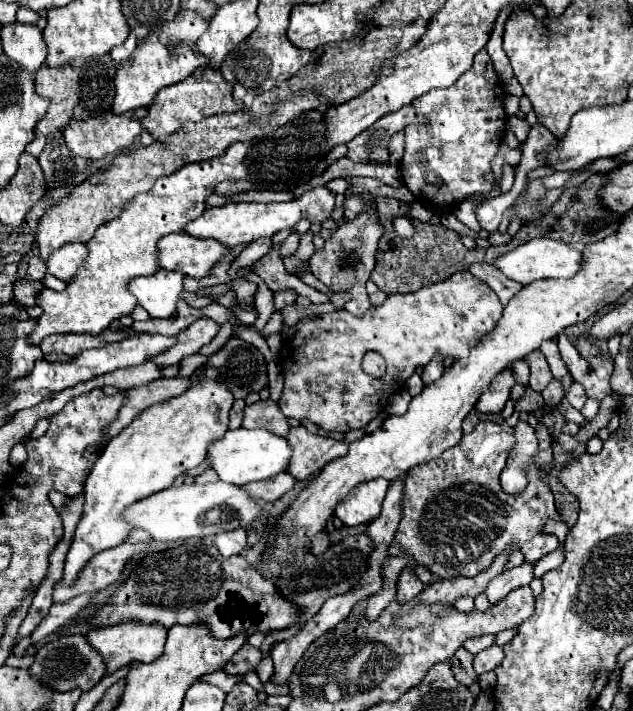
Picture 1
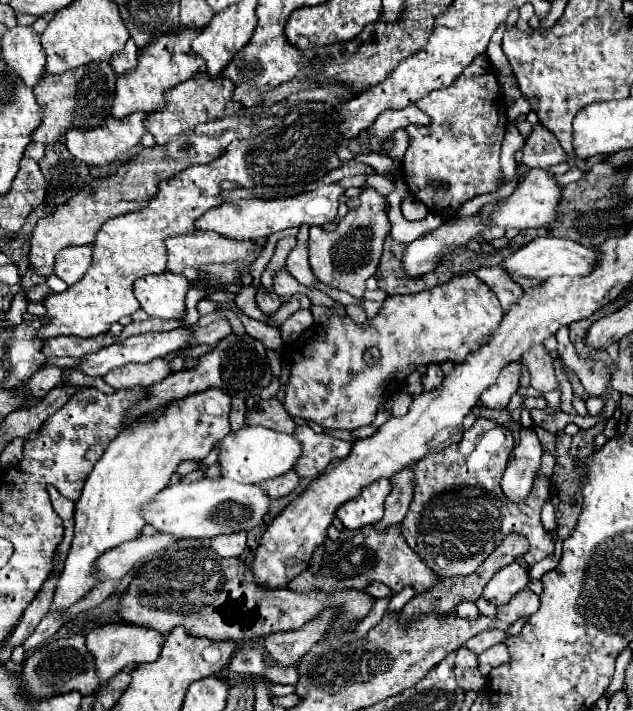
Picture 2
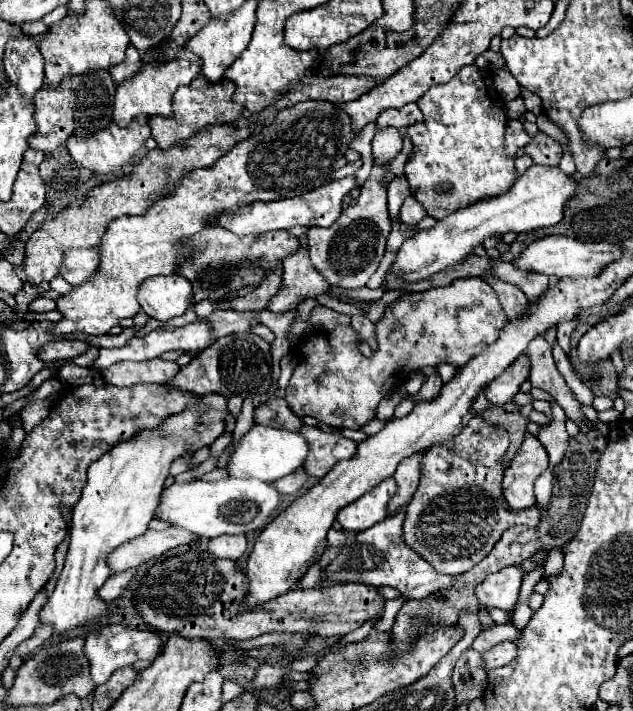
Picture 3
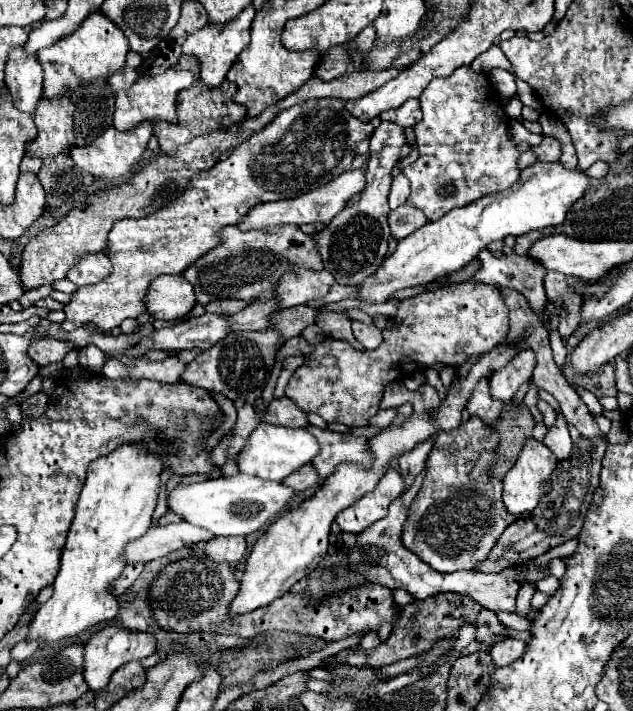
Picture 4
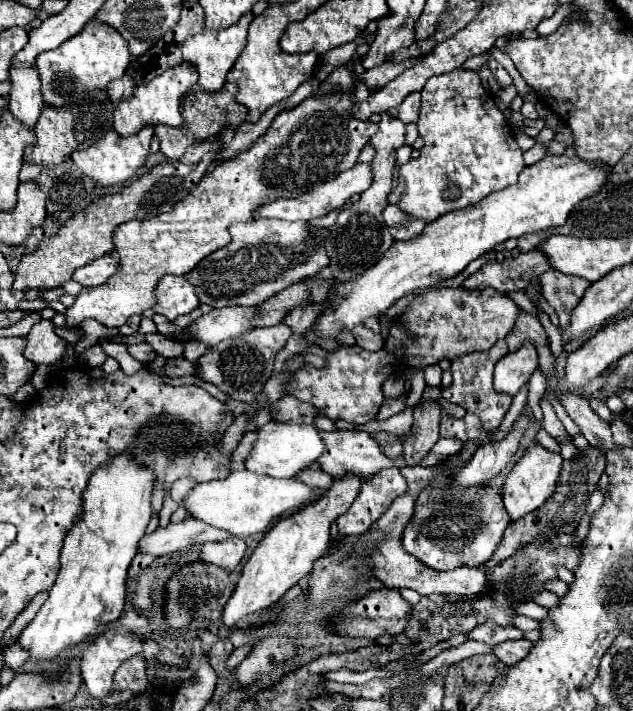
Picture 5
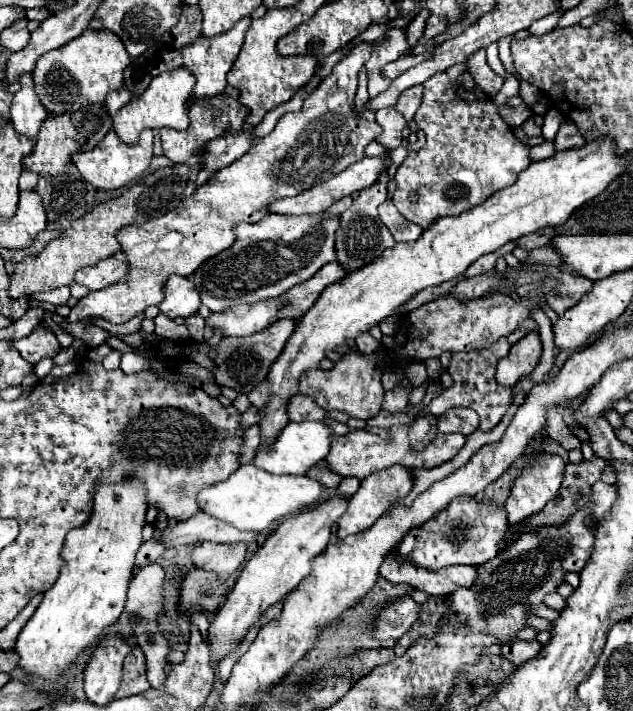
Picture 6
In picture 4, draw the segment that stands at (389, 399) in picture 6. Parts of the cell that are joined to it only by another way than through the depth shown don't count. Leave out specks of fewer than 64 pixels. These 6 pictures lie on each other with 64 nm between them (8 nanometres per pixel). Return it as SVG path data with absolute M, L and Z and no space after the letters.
M386 410L386 412L378 412L368 424L374 428L388 428L394 418L396 418L396 410Z

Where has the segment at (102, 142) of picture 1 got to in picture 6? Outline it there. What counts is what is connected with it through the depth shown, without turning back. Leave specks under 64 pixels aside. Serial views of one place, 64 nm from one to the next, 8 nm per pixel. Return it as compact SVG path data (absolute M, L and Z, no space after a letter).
M110 130L96 148L72 156L72 162L76 164L76 168L80 170L80 174L82 174L94 188L110 192L110 190L116 190L116 188L122 188L122 186L130 184L132 180L136 180L136 178L150 166L150 160L152 160L152 156L154 156L154 154L152 154L152 138L154 138L152 130L144 130L134 146L126 146L126 144L116 136L116 132Z

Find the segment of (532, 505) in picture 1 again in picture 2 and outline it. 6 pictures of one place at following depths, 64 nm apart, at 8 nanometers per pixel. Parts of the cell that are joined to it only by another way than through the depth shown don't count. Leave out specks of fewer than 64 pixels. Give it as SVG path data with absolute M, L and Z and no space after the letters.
M478 418L456 446L448 446L448 450L430 454L428 458L416 462L414 496L400 530L408 546L440 578L476 572L476 568L508 534L520 534L530 542L530 550L526 552L528 566L554 552L554 540L542 528L540 512L542 506L550 501L550 478L555 458L543 449L541 466L530 496L516 504L506 500L500 488L502 470L506 470L512 450L514 436L510 430L504 430L491 420Z

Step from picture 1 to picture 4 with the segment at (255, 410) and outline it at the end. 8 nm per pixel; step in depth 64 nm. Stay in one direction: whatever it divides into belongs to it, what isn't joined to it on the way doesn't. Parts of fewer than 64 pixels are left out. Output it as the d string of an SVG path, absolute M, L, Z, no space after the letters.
M286 396L274 398L268 404L266 412L262 414L262 422L270 422L270 424L278 424L278 426L288 426L288 428L306 428L308 426L306 412L296 408L296 404L292 404L292 400L286 398Z

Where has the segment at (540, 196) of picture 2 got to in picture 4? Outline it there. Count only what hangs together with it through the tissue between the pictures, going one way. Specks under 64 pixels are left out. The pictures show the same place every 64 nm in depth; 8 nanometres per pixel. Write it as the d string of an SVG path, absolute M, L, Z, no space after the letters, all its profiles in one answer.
M536 162L528 168L524 168L520 172L518 182L514 186L510 186L508 190L504 190L500 194L488 194L488 196L472 202L470 206L456 208L456 210L448 212L444 218L440 218L436 222L428 222L420 230L416 230L414 234L402 238L398 242L396 252L390 258L384 260L380 270L376 270L376 274L372 274L370 278L366 278L366 282L360 284L362 300L376 302L376 304L386 302L390 298L390 294L394 294L400 288L424 286L424 284L434 282L436 278L440 278L444 274L460 270L472 258L476 258L482 248L486 248L494 240L504 240L508 234L514 234L514 236L524 234L524 232L518 232L518 230L530 230L532 232L532 230L542 230L542 228L548 228L548 226L562 224L568 208L572 206L572 202L576 202L580 198L580 194L584 194L584 190L588 190L588 182L590 182L590 178L582 170L578 170L578 168L576 170L566 170L560 162Z

